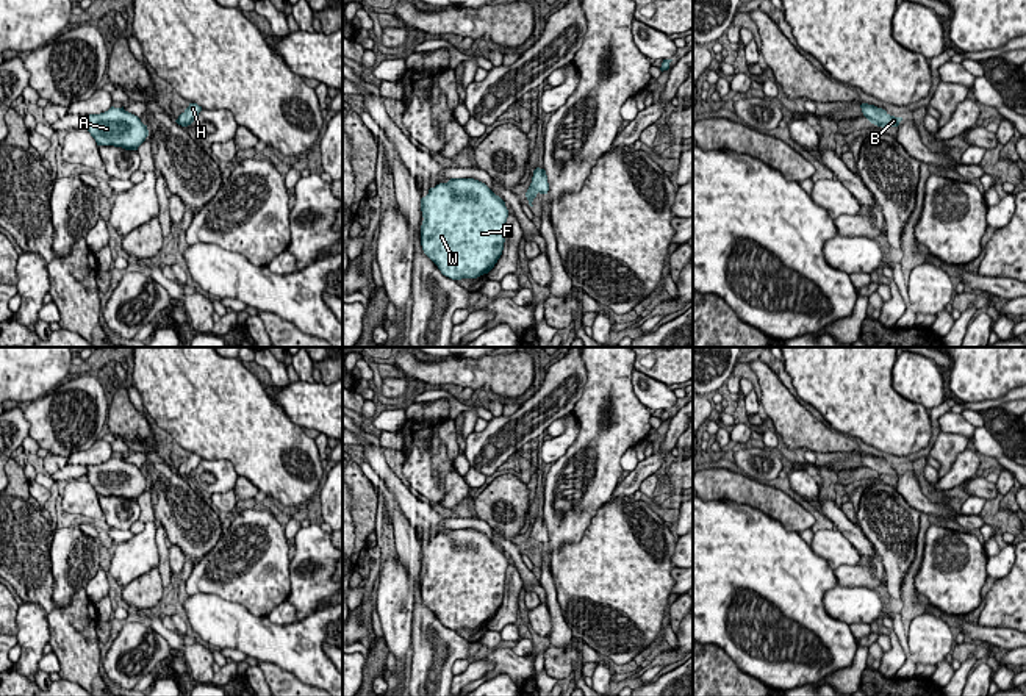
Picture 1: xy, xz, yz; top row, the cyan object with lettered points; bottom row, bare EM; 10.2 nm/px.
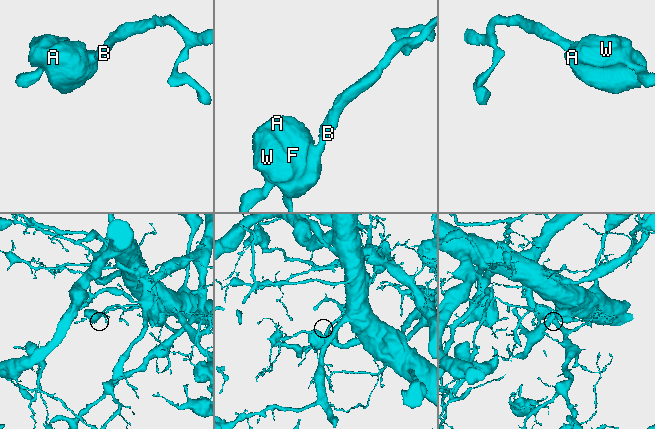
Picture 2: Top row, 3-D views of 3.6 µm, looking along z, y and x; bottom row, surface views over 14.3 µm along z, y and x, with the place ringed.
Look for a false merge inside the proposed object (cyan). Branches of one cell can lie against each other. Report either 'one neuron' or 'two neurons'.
one neuron

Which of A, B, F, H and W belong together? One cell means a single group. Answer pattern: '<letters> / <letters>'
A B F H W

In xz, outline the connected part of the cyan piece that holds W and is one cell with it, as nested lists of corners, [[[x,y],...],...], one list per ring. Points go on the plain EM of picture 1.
[[[450,529],[421,549],[421,596],[452,630],[488,624],[502,605],[508,560],[485,533]]]

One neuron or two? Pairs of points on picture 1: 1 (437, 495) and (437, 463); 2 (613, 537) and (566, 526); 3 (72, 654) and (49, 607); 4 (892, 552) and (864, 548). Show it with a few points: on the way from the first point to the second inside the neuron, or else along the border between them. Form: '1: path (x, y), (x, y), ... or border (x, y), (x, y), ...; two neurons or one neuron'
1: path (434, 487), (434, 471); one neuron
2: border (607, 502), (577, 541), (552, 551); two neurons
3: path (72, 643), (72, 631), (60, 618); one neuron
4: border (857, 526), (878, 554); two neurons

